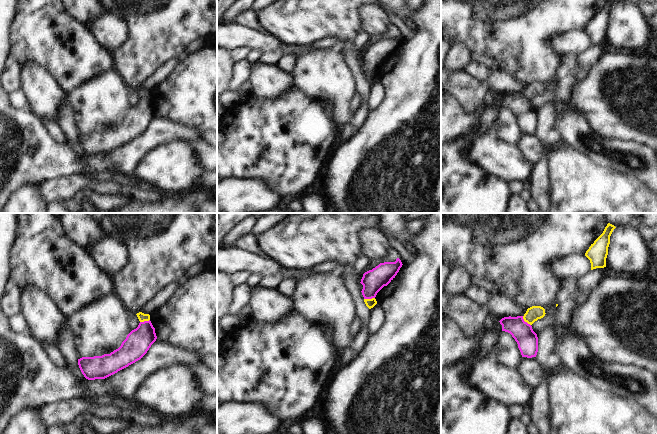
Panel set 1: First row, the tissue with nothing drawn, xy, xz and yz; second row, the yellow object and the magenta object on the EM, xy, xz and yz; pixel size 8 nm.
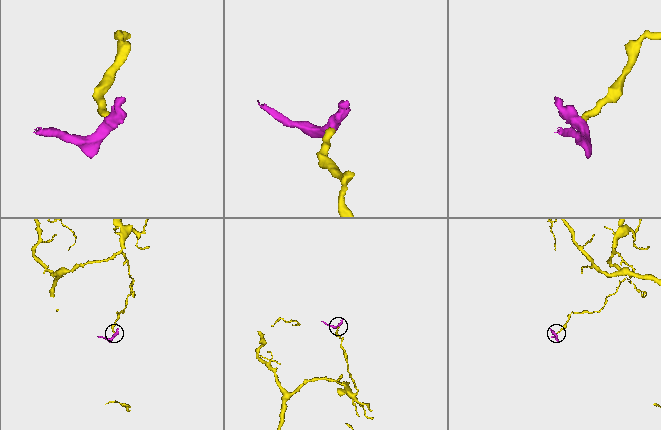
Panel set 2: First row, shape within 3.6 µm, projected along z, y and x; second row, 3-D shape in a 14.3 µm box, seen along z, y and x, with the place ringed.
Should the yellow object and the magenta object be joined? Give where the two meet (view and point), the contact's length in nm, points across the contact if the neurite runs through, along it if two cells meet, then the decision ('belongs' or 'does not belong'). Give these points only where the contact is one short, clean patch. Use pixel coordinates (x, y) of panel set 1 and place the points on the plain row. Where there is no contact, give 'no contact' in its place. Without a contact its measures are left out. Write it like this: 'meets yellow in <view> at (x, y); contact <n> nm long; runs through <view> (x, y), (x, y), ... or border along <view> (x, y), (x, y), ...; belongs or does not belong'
meets yellow in yz at (525, 97); contact 100 nm long; border along yz (522, 92), (530, 101); does not belong

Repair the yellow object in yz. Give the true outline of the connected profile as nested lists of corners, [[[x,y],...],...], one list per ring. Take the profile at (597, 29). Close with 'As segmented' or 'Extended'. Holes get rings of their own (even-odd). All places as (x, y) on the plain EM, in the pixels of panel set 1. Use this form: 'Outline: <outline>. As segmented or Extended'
Outline: [[[607,0],[603,9],[594,17],[586,27],[585,32],[590,36],[591,46],[606,43],[606,34],[610,20],[610,12],[616,3]]]. As segmented

